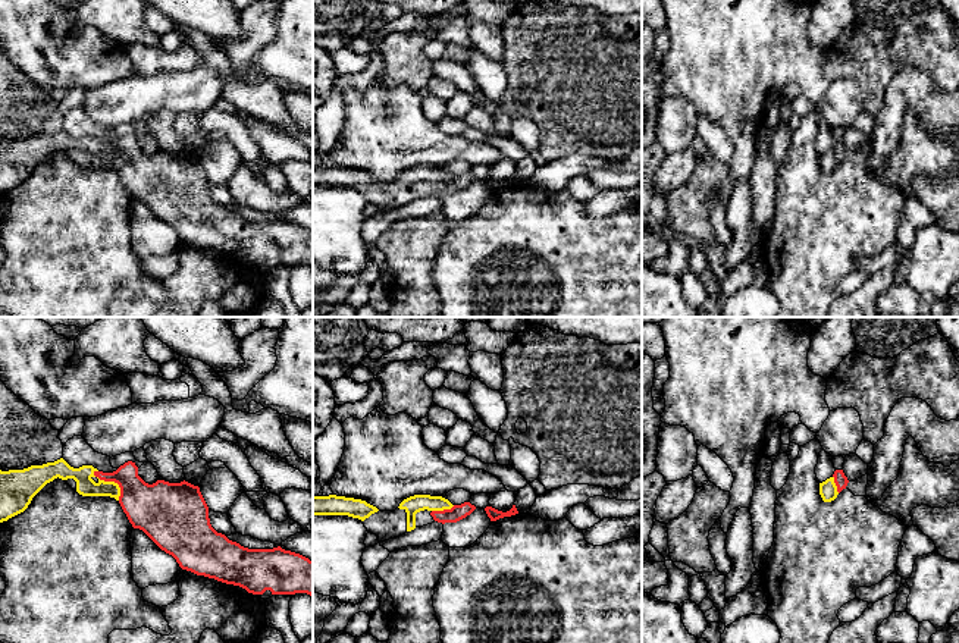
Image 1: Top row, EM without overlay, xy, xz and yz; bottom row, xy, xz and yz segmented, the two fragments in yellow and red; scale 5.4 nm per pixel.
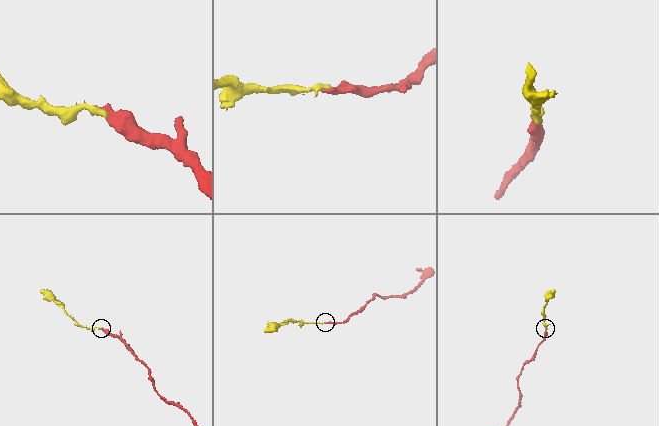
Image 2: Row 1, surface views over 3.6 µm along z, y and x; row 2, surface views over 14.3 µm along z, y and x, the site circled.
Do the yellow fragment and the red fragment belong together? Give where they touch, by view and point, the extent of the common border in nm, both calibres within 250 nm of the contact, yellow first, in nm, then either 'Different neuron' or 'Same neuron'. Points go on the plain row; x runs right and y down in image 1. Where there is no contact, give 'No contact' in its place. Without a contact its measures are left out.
Touches yellow at xy (112, 153). Shared border 220 nm. Thickness 110 nm (yellow) against 260 nm. Same neuron

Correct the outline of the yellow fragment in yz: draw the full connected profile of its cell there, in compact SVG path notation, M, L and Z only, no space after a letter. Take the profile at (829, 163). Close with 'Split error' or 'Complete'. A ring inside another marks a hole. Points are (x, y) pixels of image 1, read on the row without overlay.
M836 141L834 145L825 153L819 154L819 166L824 173L831 173L837 166L846 160L849 151L843 141Z. Split error

